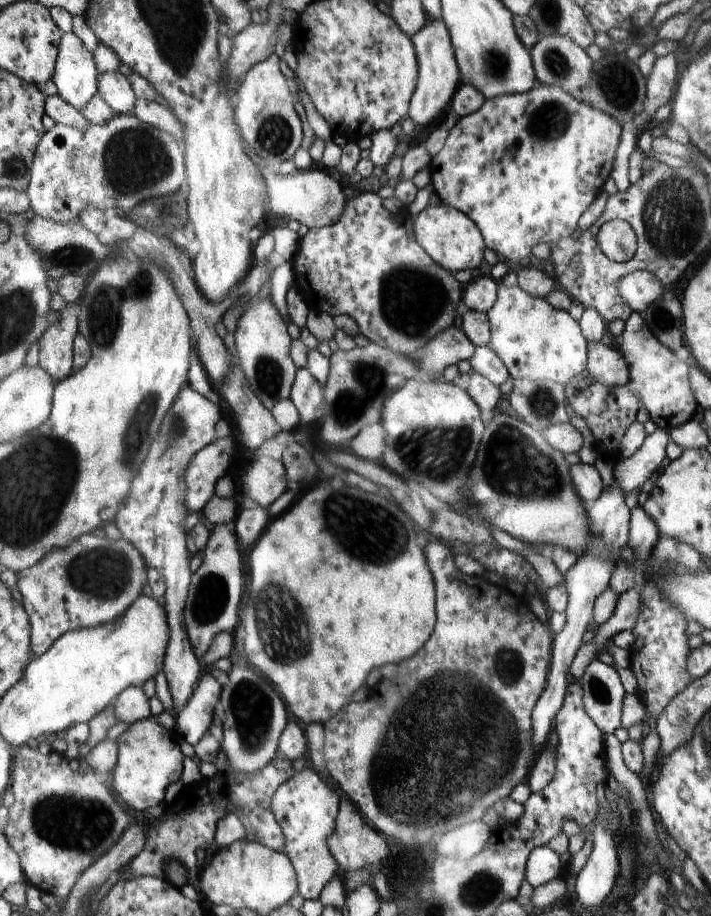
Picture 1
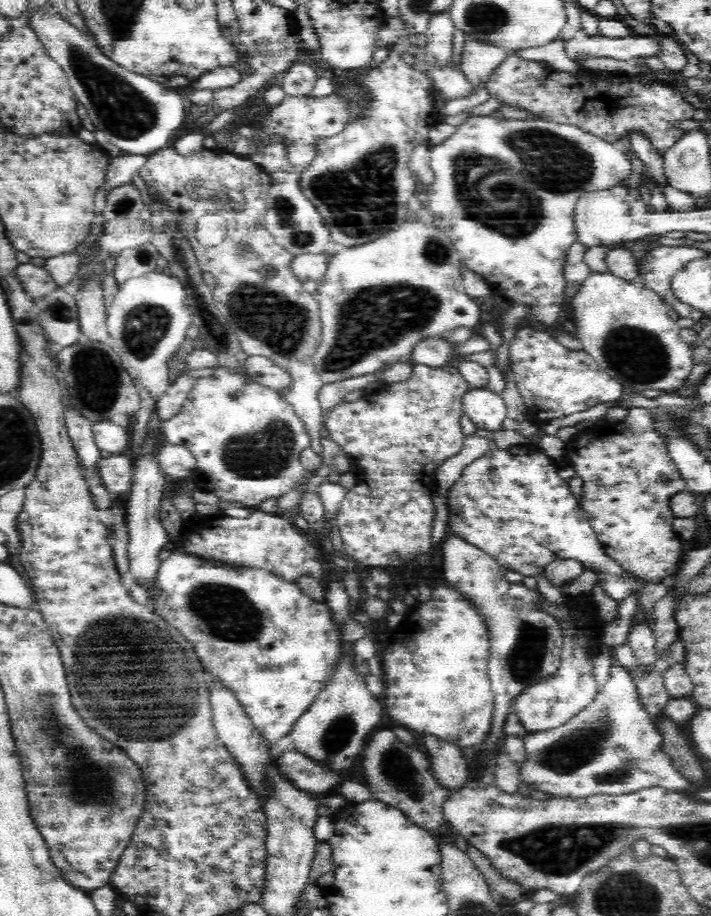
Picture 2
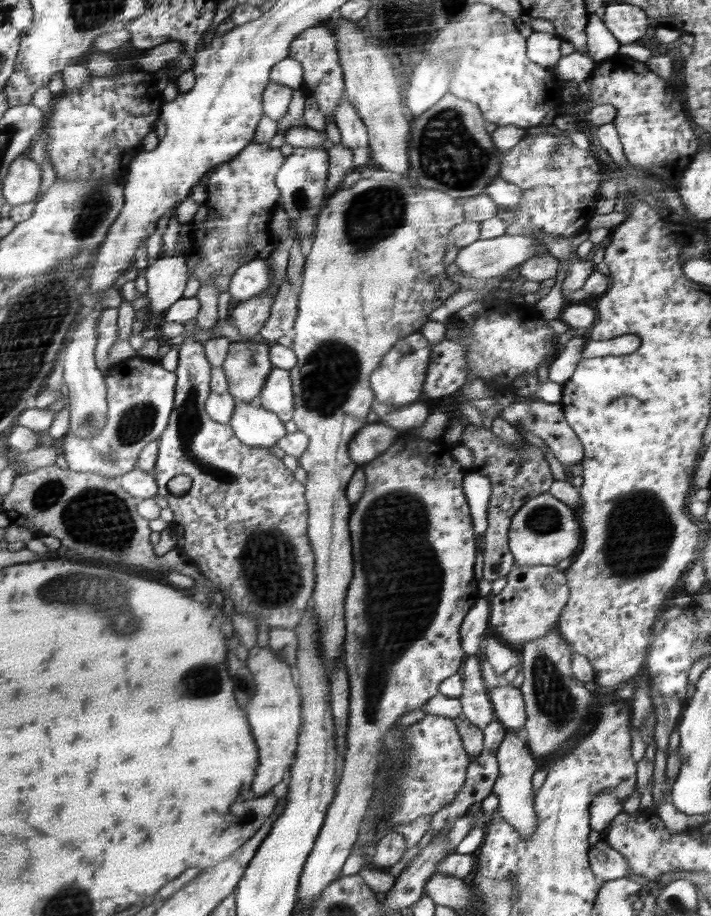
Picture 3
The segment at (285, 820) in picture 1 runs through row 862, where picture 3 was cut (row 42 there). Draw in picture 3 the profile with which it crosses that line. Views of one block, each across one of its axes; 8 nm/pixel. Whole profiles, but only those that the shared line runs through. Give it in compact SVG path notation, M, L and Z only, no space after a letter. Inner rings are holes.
M314 26L300 34L290 45L289 58L302 64L302 86L299 93L302 99L316 98L320 110L326 117L333 118L333 112L345 97L344 68L340 64L337 38L332 30L324 26Z

